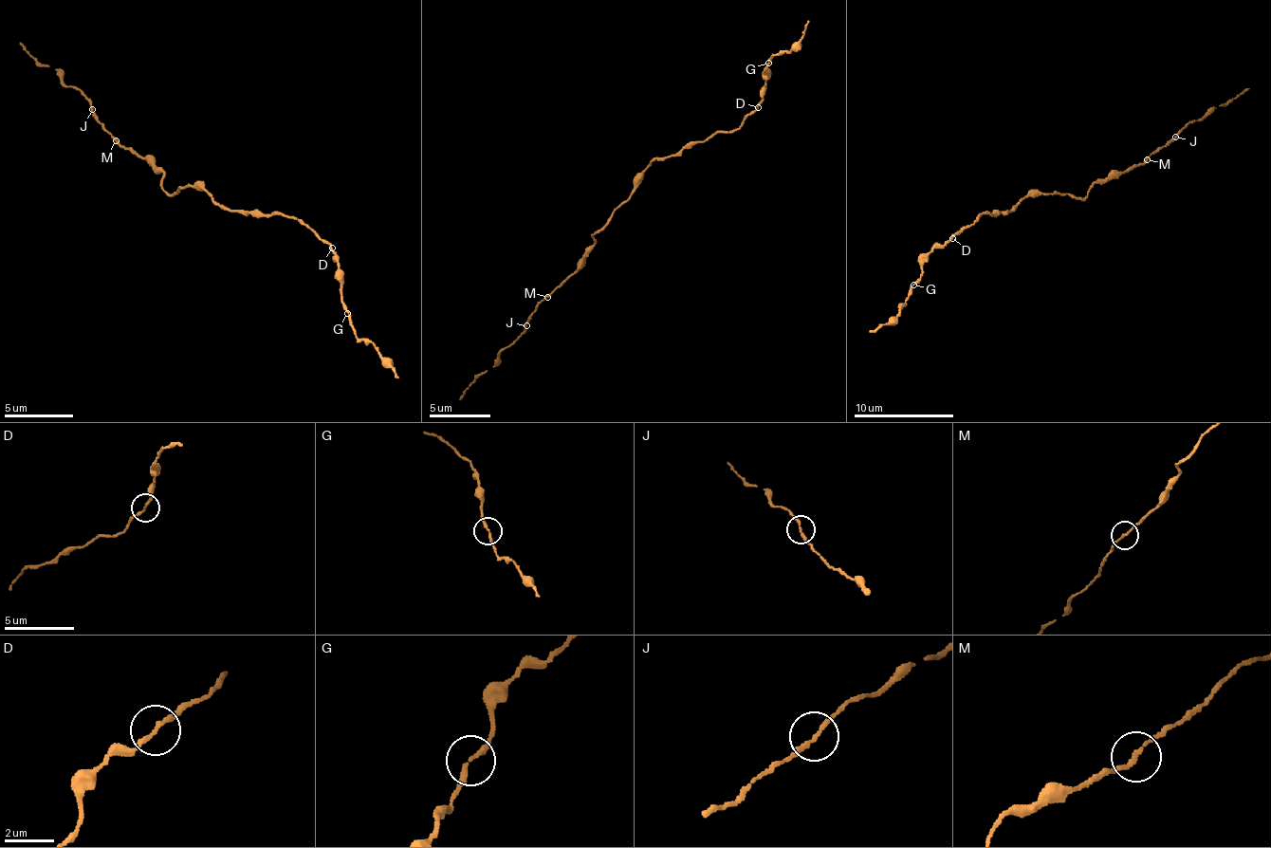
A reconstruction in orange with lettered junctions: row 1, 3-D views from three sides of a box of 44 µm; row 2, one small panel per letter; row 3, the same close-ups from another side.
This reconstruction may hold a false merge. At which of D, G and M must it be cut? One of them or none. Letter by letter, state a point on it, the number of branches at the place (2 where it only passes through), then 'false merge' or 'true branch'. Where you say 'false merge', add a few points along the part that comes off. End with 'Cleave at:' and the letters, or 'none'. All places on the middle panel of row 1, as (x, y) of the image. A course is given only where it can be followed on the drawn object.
D: place (758, 107); branches 2; true branch
G: place (768, 63); branches 2; true branch
M: place (547, 297); branches 2; true branch
Cleave at: none

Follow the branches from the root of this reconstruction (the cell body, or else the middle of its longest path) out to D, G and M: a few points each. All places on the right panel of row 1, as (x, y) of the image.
D: (1032, 193), (1007, 212), (980, 213), (978, 219), (952, 238)
G: (1032, 193), (1007, 212), (980, 213), (975, 221), (922, 263), (920, 281), (913, 285)
M: (1032, 193), (1069, 193), (1081, 198), (1096, 183), (1104, 183), (1148, 159)

